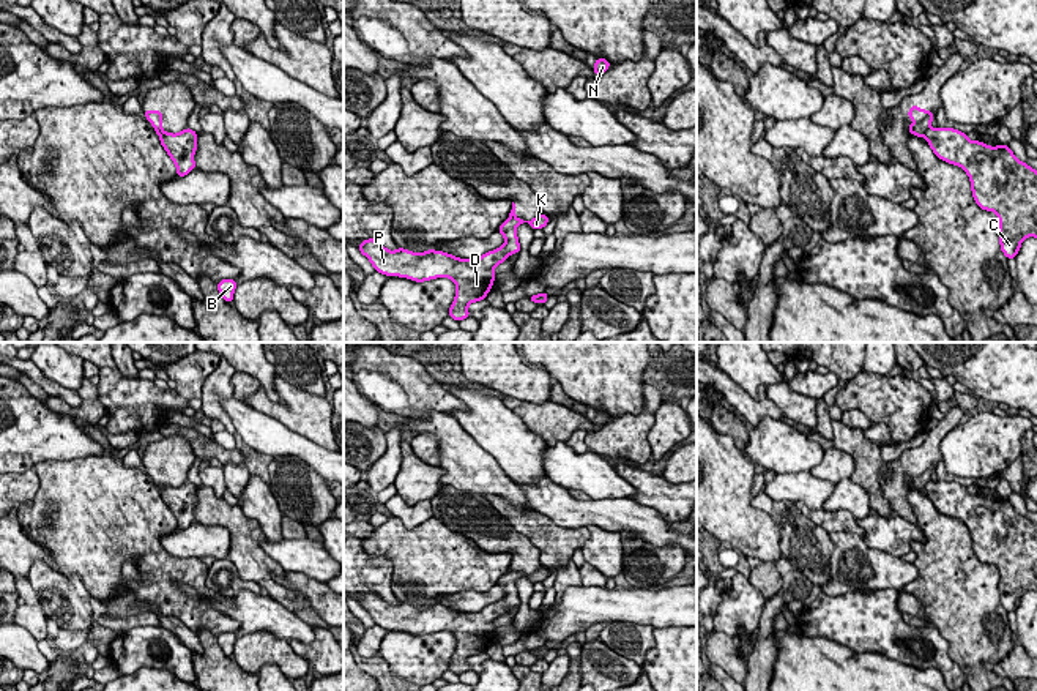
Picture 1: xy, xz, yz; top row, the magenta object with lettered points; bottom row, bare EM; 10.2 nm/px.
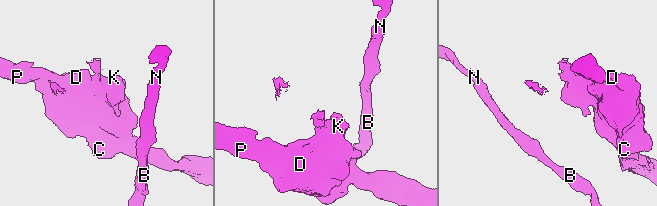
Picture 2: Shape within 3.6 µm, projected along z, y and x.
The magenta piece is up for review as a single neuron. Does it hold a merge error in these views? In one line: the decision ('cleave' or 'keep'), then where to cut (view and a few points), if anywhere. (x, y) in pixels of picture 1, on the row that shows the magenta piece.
cleave; cut in yz along (930, 126), (924, 134)

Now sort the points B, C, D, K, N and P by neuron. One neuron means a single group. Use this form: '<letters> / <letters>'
B N / C D K P

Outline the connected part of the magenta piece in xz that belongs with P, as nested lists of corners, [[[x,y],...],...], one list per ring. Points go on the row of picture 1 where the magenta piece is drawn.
[[[541,213],[531,221],[507,219],[498,229],[506,240],[504,245],[485,252],[479,259],[459,259],[433,249],[426,252],[411,252],[403,248],[389,251],[374,238],[364,240],[358,249],[370,260],[375,271],[386,276],[408,278],[416,282],[451,278],[457,292],[449,308],[449,317],[460,322],[470,317],[468,304],[484,300],[493,287],[496,276],[493,268],[506,262],[511,254],[520,252],[515,227],[523,222],[528,222],[533,230],[544,229],[548,224],[548,216]]]

